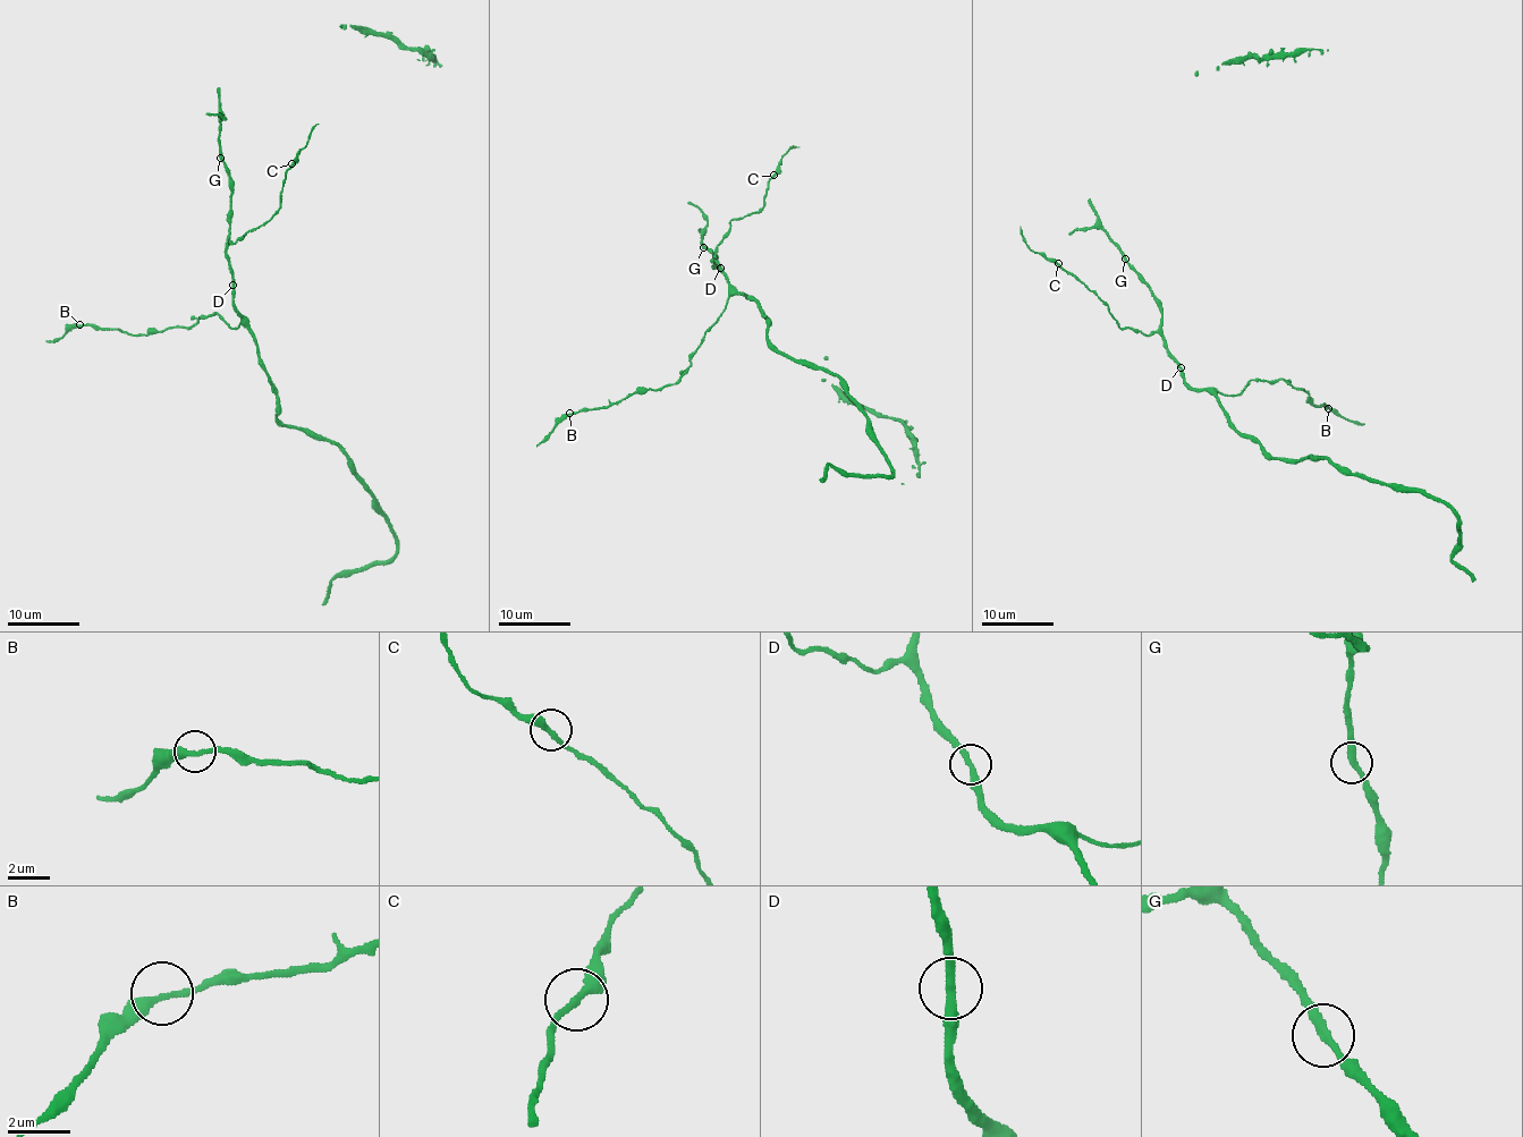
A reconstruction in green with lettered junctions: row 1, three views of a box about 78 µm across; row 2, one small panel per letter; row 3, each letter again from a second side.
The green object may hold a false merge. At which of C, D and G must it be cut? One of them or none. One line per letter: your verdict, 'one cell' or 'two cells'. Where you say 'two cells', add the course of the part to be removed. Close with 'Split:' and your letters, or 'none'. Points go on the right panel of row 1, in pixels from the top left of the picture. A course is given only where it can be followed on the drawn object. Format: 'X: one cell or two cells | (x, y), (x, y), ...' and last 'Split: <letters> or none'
C: one cell
D: one cell
G: one cell
Split: none

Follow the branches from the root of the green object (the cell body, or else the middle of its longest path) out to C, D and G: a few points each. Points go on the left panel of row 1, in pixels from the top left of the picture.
C: (227, 259), (229, 242), (233, 244), (265, 223), (280, 206), (285, 174), (292, 163)
D: (227, 259), (234, 286)
G: (227, 259), (230, 177), (220, 158)

